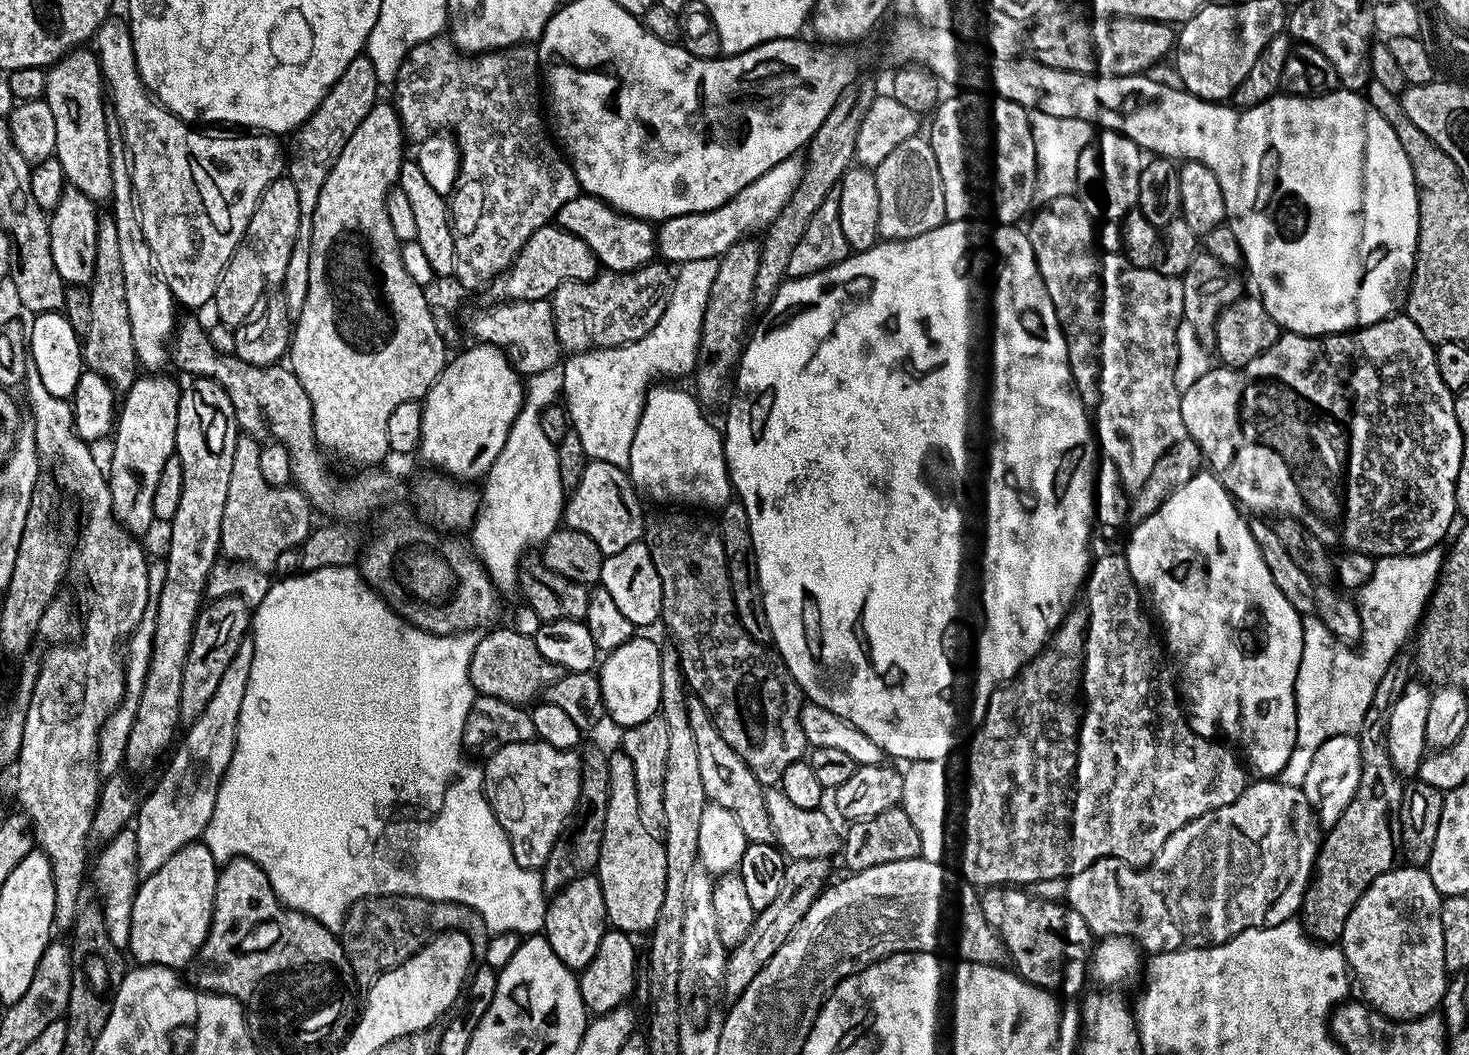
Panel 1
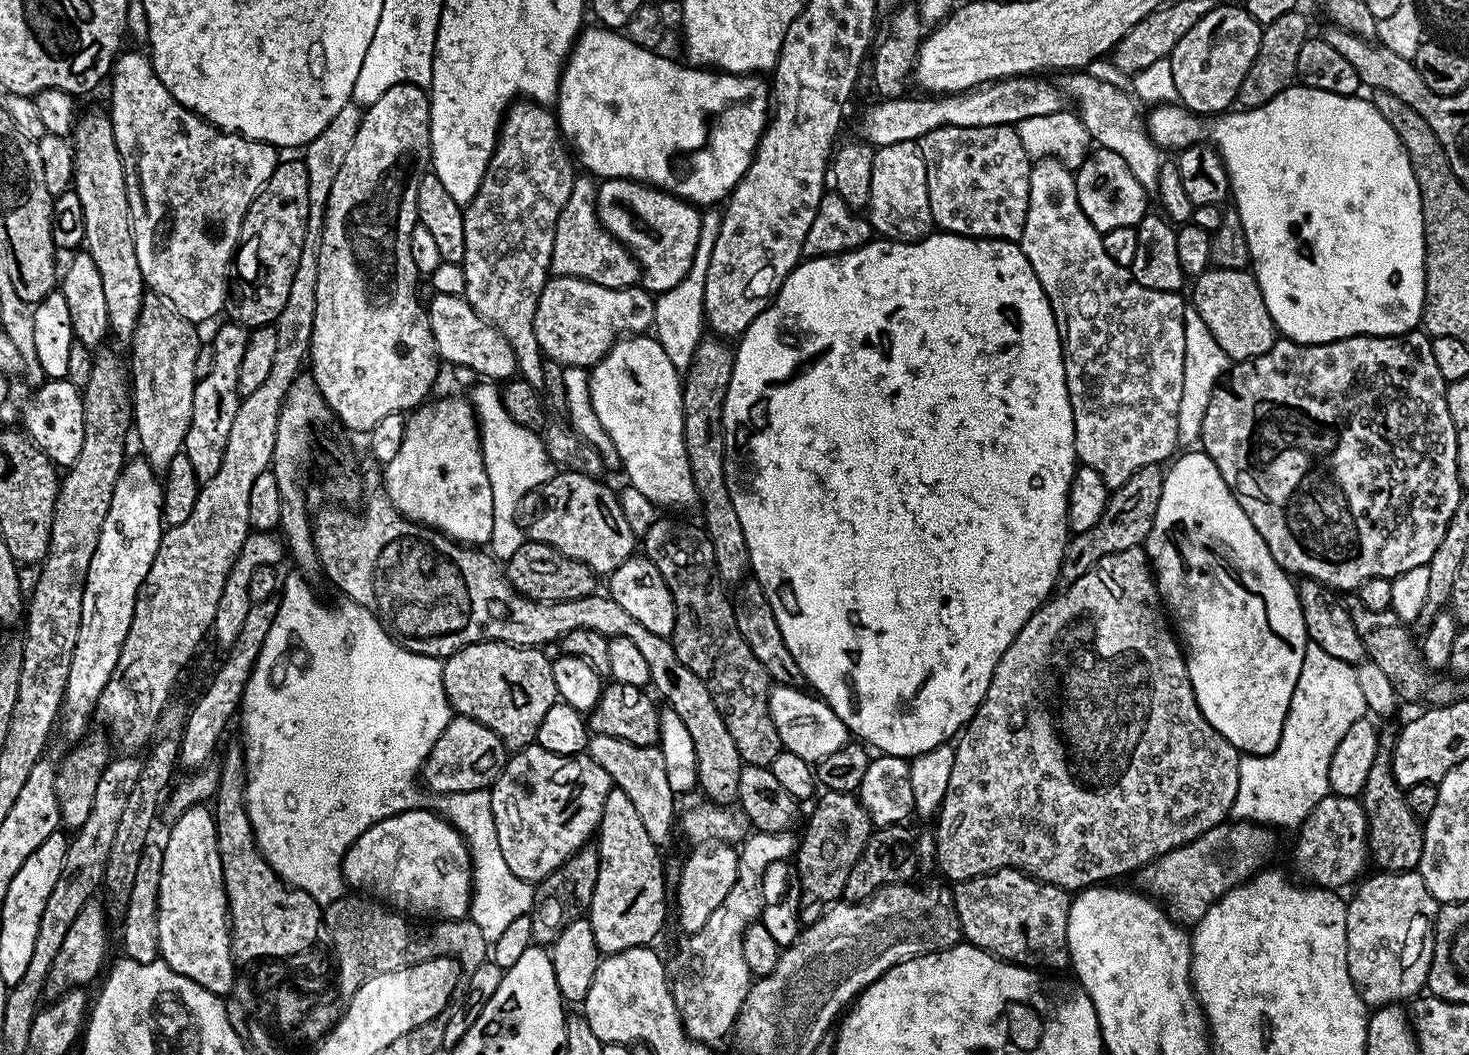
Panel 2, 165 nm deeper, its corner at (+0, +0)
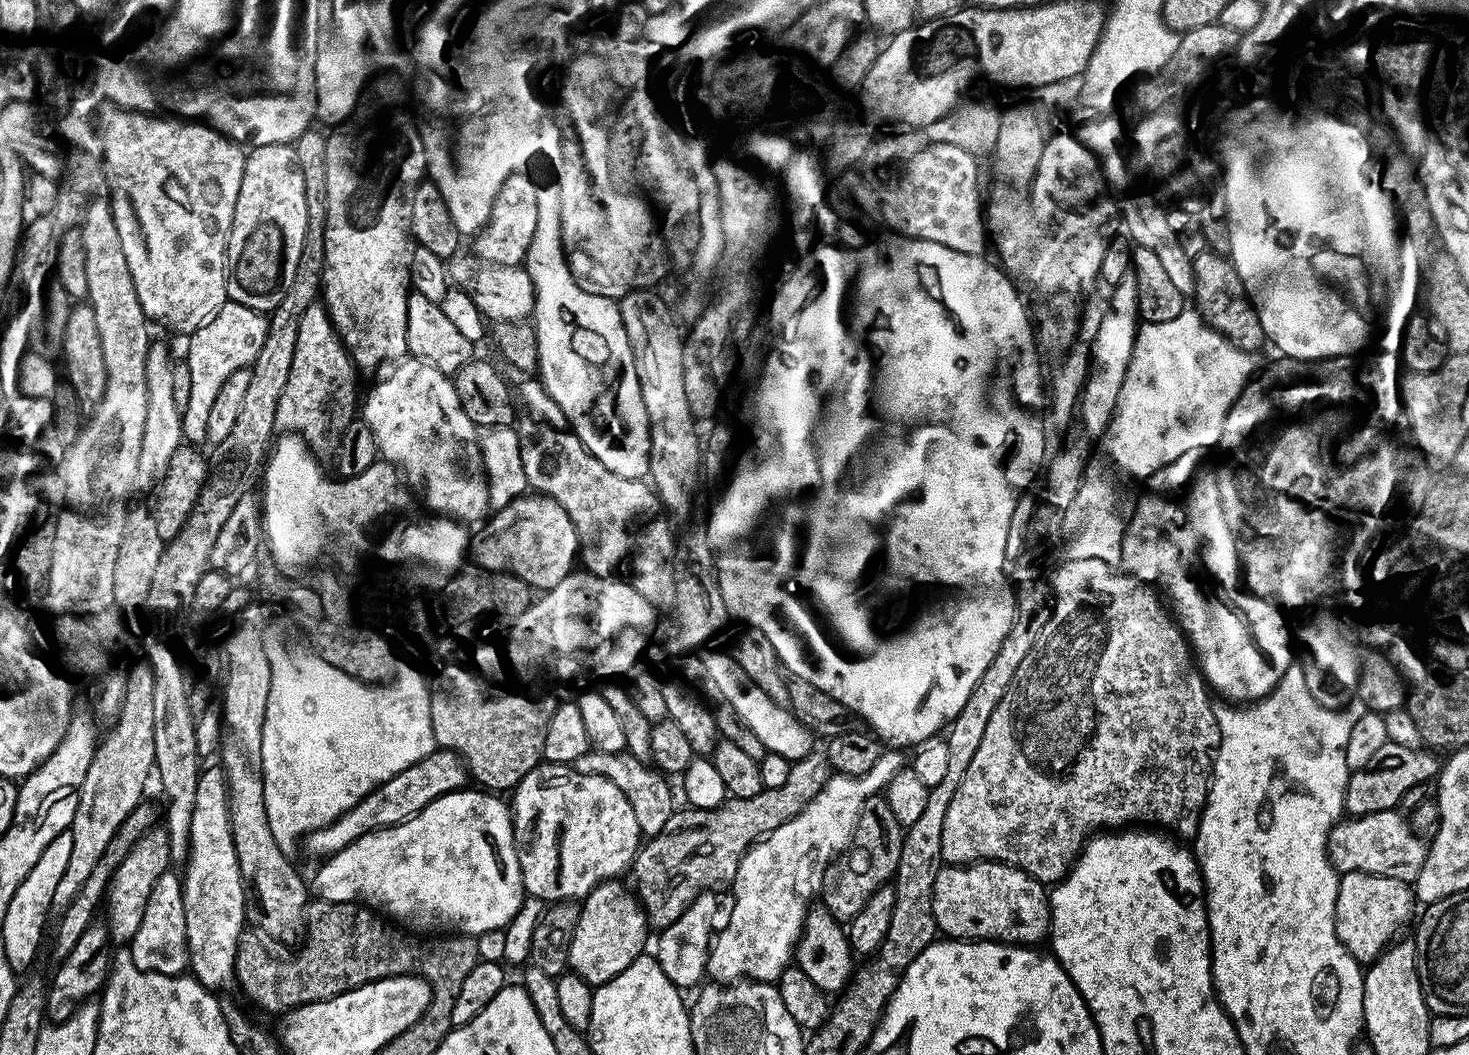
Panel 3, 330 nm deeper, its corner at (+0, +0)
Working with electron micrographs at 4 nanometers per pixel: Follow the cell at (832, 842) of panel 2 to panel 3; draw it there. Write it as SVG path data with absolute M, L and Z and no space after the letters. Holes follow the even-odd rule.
M883 795L870 797L866 810L860 814L860 823L856 825L852 843L843 857L844 869L840 876L834 877L832 881L829 879L823 885L822 903L837 922L852 920L854 914L858 914L858 910L866 906L870 893L887 885L895 877L903 841L904 832L898 818L894 818L894 810L890 810Z

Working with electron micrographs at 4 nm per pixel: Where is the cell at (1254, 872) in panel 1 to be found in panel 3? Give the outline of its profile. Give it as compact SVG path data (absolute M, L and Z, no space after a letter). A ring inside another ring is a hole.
M1389 810L1337 820L1328 835L1328 861L1337 873L1365 872L1415 881L1422 862L1428 857L1428 844L1414 834L1411 823L1399 814L1399 811Z

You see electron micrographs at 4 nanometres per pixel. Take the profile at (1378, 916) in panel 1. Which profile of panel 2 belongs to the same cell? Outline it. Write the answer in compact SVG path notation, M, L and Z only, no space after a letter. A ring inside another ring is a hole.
M1419 871L1375 873L1347 901L1346 910L1346 962L1354 990L1369 1006L1383 1006L1397 1002L1408 1002L1425 991L1430 974L1430 962L1434 954L1436 915L1440 904L1426 890Z

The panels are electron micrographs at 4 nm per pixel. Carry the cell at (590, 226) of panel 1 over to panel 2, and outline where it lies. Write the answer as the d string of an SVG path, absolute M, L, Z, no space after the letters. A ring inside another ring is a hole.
M601 179L596 190L596 213L606 231L622 242L640 265L639 283L649 292L674 290L690 274L702 215L697 205L634 180Z

